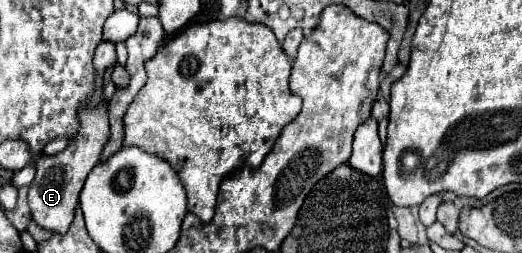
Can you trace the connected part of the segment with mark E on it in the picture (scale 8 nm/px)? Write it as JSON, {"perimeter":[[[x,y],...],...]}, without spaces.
{"perimeter":[[[99,42],[97,50],[95,50],[95,70],[97,70],[97,90],[91,98],[91,102],[87,104],[85,110],[81,110],[79,120],[81,120],[81,128],[75,134],[75,138],[71,140],[71,146],[67,146],[63,152],[55,154],[55,156],[39,156],[35,160],[35,180],[29,186],[29,208],[33,214],[33,220],[43,226],[45,230],[51,232],[67,232],[73,216],[75,216],[75,206],[79,202],[79,190],[83,188],[83,182],[87,178],[87,174],[91,172],[91,168],[99,162],[99,154],[103,150],[103,144],[107,142],[109,130],[107,130],[107,104],[101,98],[101,86],[103,86],[103,74],[105,70],[115,64],[115,44],[113,42]]]}

